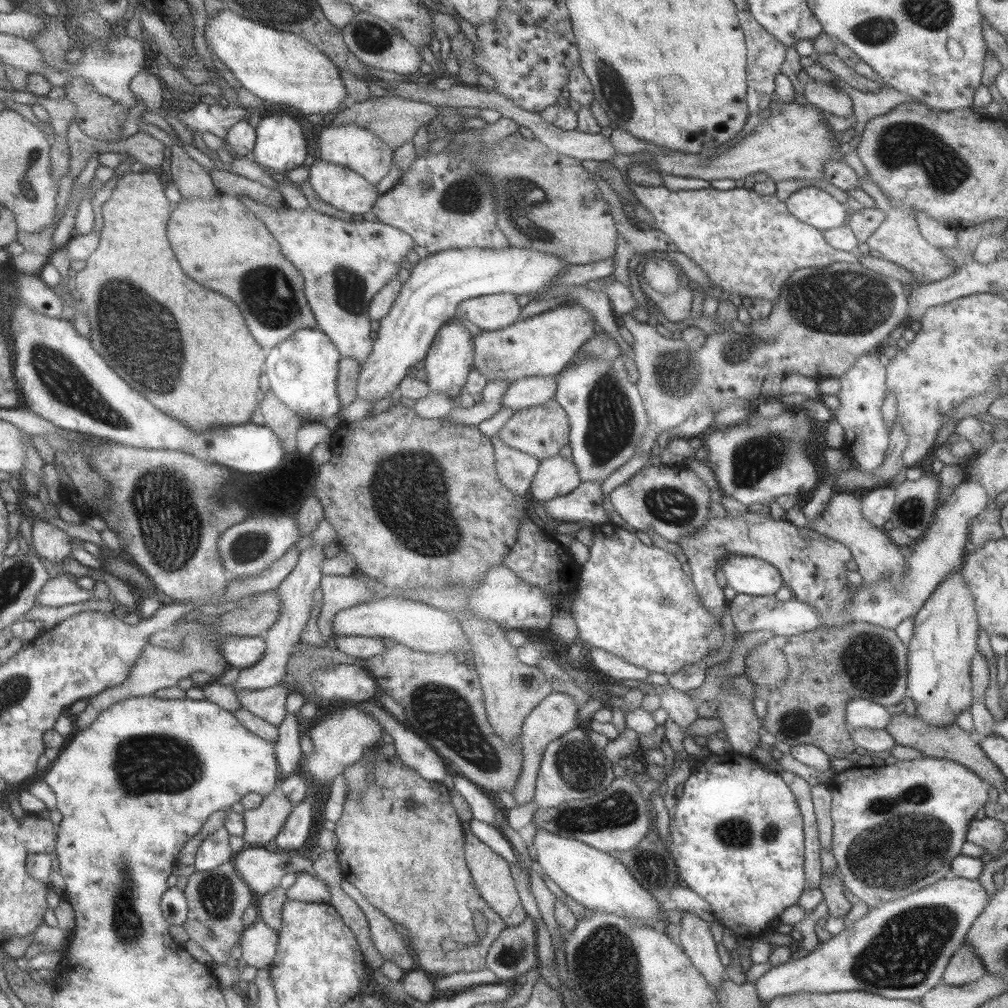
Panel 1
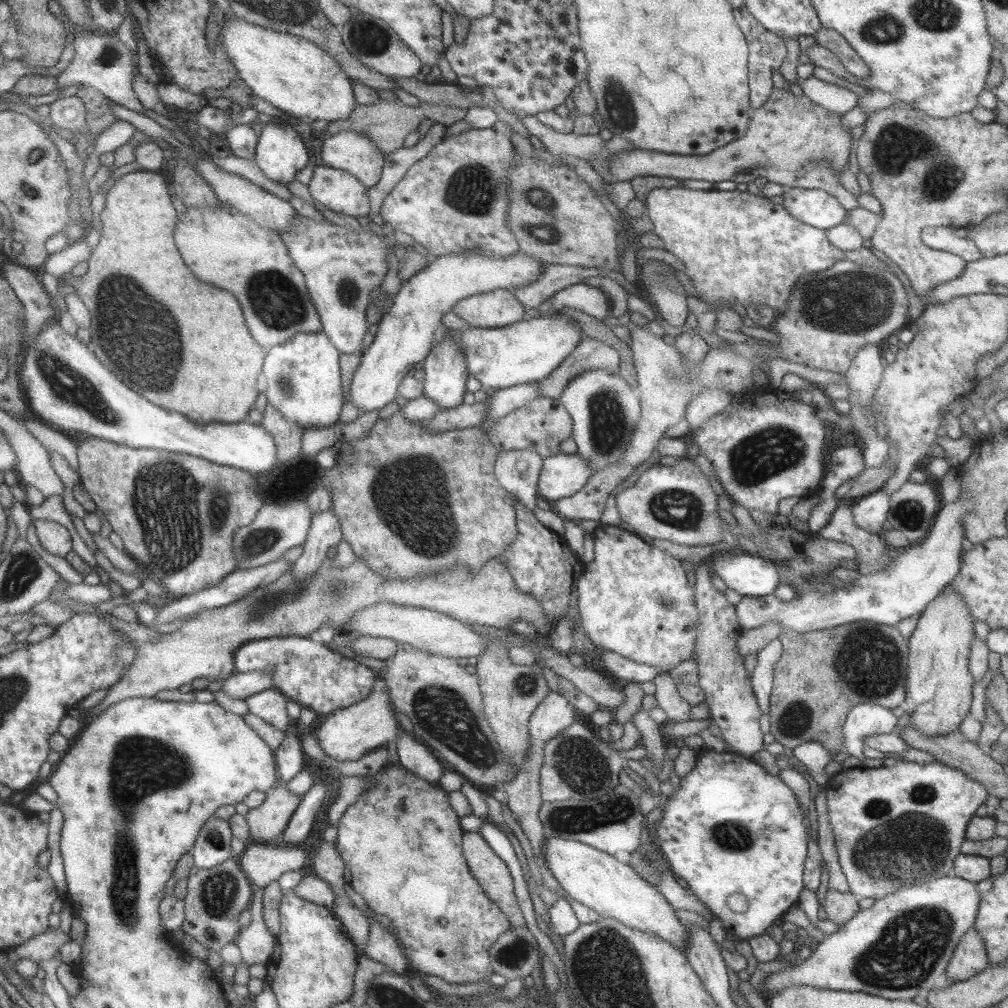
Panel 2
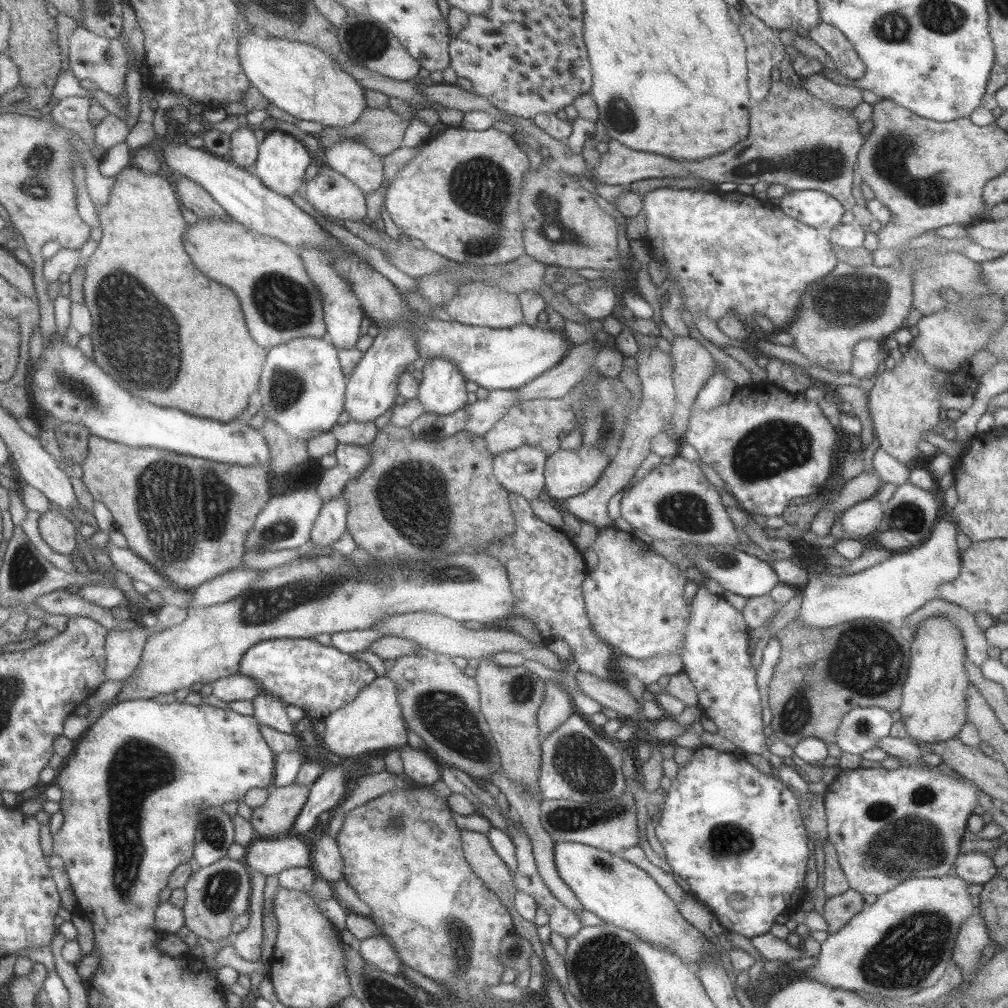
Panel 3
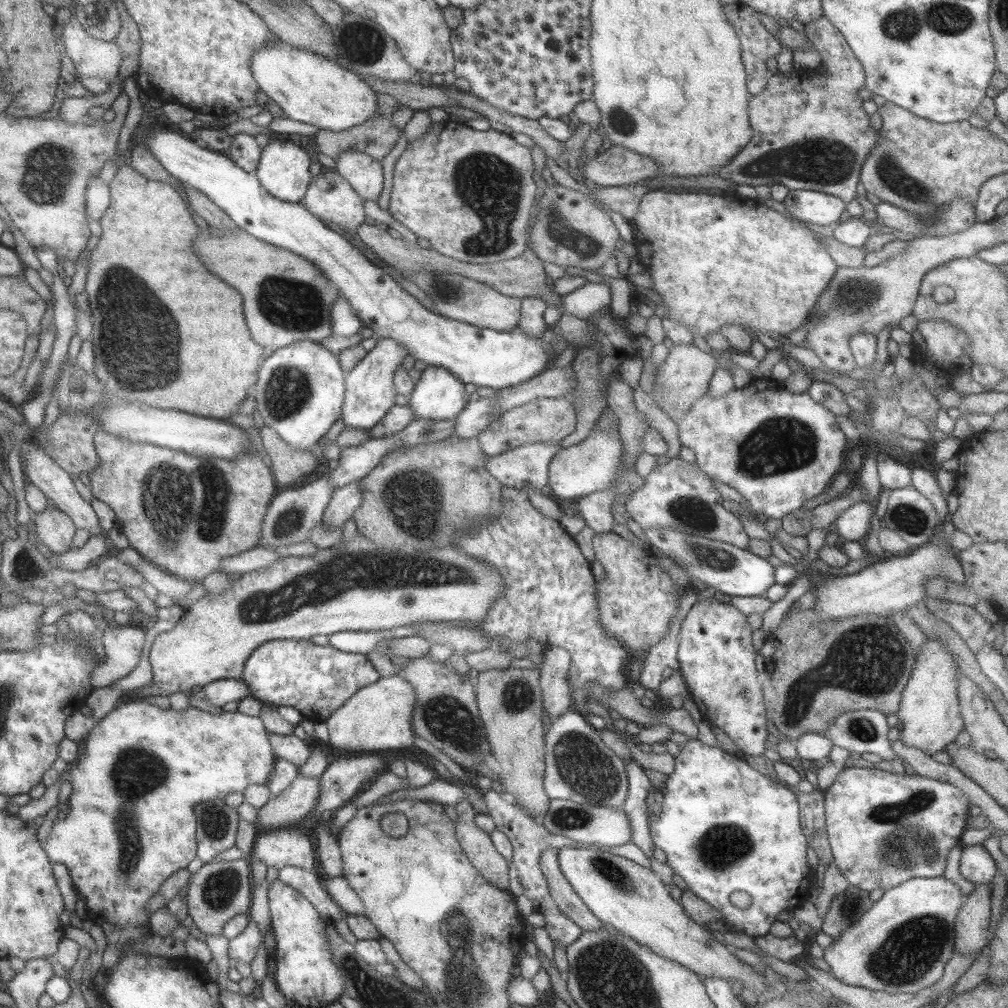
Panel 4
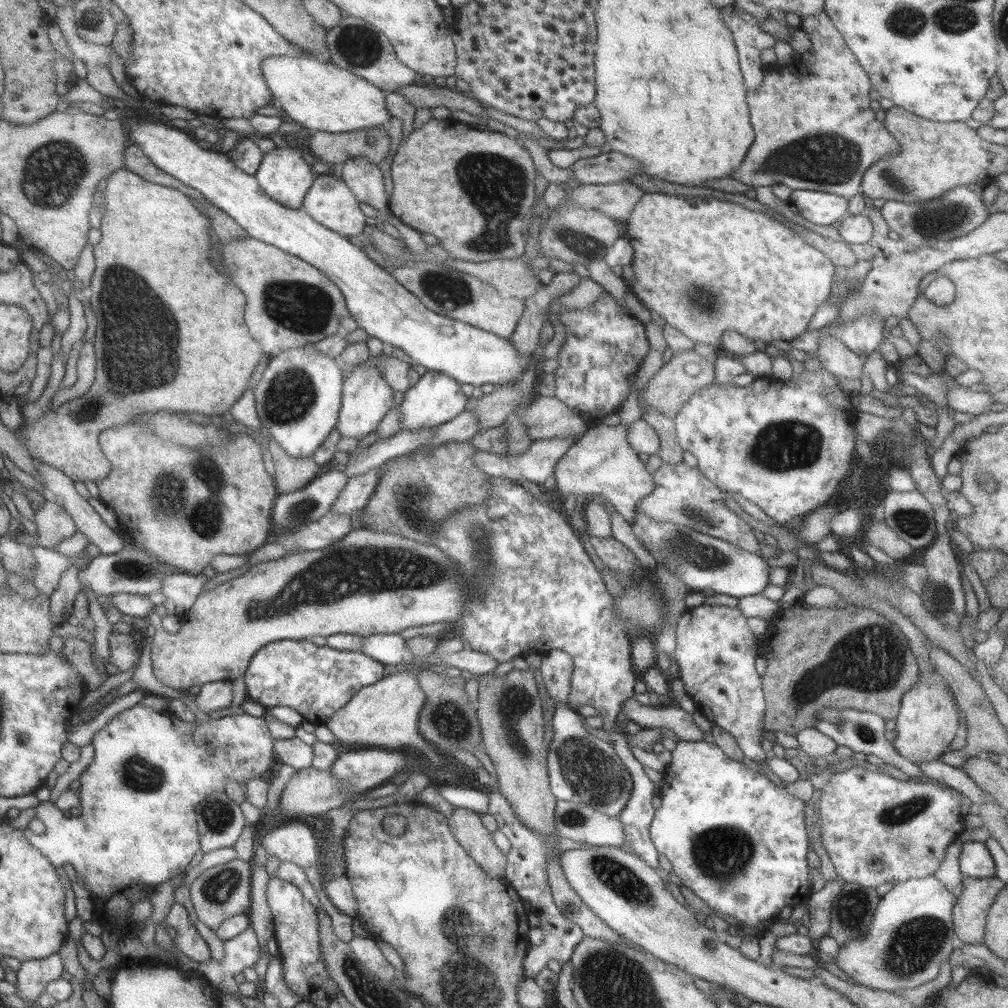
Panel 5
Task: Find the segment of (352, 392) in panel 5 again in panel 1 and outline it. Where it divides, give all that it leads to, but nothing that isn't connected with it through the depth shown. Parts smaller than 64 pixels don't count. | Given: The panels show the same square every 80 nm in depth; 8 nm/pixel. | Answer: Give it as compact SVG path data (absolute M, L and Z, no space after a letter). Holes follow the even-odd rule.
M463 248L429 254L411 266L409 278L401 284L393 306L379 322L376 339L369 356L361 363L359 376L355 380L357 399L375 404L390 396L401 383L407 370L423 360L433 337L443 324L451 320L458 304L477 296L506 293L529 295L541 289L549 289L559 272L571 266L557 256L543 254L529 248Z

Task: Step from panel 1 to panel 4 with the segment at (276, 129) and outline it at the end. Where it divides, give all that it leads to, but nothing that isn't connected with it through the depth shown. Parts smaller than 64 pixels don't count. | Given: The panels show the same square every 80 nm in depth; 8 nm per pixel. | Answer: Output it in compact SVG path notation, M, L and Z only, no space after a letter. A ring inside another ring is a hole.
M276 138L269 140L265 146L260 148L260 157L254 173L261 186L270 195L287 202L298 203L312 179L308 171L310 163L311 160L303 148L286 138Z

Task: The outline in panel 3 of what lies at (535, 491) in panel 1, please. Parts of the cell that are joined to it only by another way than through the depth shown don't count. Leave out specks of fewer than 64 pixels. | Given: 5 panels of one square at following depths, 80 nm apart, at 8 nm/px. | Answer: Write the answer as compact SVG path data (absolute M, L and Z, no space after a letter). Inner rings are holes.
M598 448L559 449L545 459L542 490L551 498L581 494L596 483L608 462L608 456Z

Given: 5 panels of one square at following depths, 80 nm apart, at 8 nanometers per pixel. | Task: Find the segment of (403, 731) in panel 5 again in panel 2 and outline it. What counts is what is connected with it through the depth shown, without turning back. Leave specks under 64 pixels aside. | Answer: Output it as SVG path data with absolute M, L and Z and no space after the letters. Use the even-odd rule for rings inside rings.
M377 677L371 692L363 700L327 715L313 736L329 759L339 762L358 760L366 753L384 747L387 741L395 742L399 738L403 731L393 714L393 709L388 688L382 679Z

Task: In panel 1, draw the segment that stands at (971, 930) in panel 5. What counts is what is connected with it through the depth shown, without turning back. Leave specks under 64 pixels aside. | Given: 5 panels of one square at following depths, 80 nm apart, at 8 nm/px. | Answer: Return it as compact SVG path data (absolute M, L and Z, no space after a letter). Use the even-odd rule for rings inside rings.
M963 941L948 960L941 983L947 986L963 986L977 982L985 972L984 966L976 957L976 952Z

